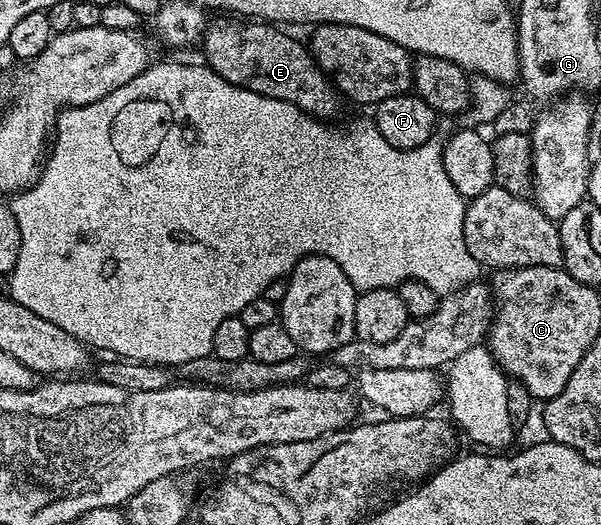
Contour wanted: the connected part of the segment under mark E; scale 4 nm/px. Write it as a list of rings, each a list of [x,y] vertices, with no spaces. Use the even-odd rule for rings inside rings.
[[[237,19],[217,21],[206,28],[199,49],[205,52],[204,64],[214,69],[227,83],[279,99],[299,107],[310,117],[333,119],[339,94],[330,78],[317,65],[312,52],[284,28],[269,23],[242,23]]]

